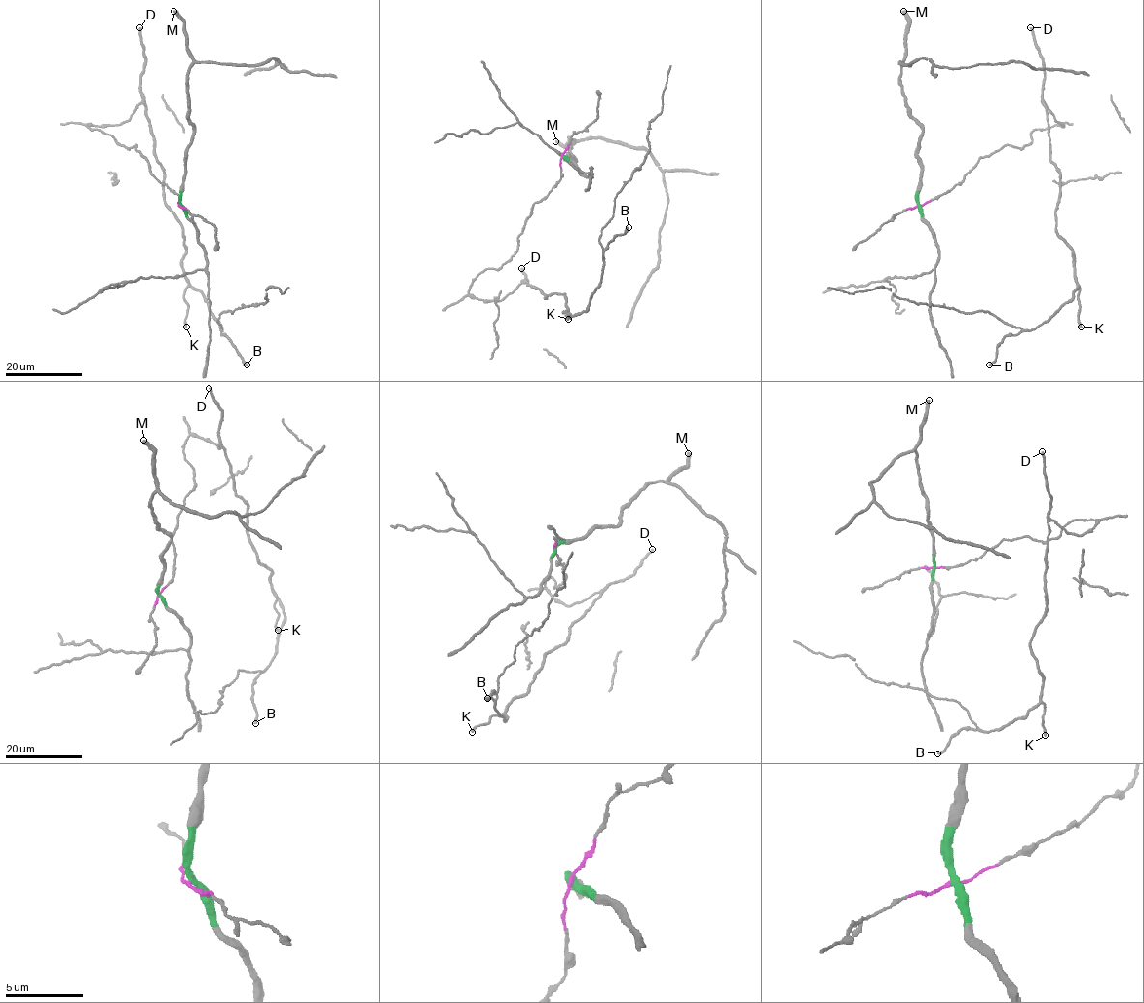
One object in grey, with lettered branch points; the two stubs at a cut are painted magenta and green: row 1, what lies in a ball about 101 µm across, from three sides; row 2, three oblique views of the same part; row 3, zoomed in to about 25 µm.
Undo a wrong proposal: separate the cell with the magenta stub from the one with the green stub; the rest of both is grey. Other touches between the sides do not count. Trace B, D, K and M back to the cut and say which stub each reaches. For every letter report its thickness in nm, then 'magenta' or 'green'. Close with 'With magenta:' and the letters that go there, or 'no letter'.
B: calibre 400 nm; magenta
D: calibre 280 nm; magenta
K: calibre 240 nm; magenta
M: calibre 480 nm; green
With magenta: B, D, K

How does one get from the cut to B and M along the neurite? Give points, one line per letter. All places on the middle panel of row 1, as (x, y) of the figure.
B: (562, 156), (517, 249), (470, 295), (501, 300), (526, 283), (577, 315), (628, 227)
M: (562, 156), (567, 159), (569, 155), (575, 161), (570, 152), (569, 137), (575, 141), (566, 146), (555, 141)

